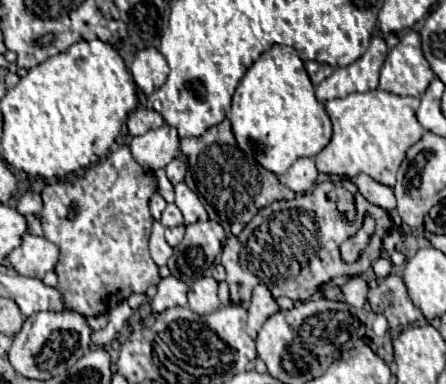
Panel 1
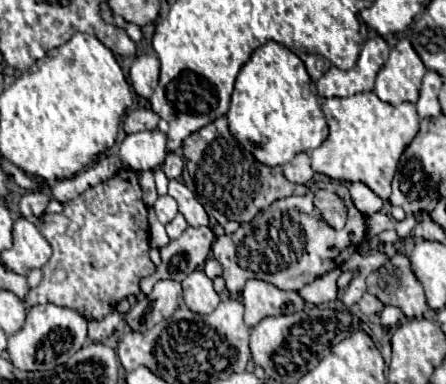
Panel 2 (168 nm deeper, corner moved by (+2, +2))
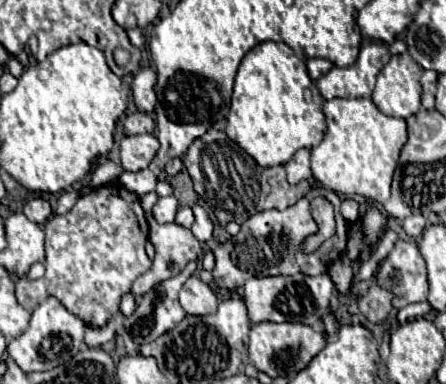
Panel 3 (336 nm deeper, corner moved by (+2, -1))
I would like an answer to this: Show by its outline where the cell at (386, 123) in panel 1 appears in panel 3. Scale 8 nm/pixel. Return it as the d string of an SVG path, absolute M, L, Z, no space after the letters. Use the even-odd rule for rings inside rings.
M331 99L323 103L323 113L327 117L327 133L323 141L311 149L311 171L315 179L327 187L337 191L337 195L363 195L379 205L383 205L389 199L389 187L391 187L393 171L399 159L399 151L407 141L407 129L405 121L397 117L383 115L371 99Z

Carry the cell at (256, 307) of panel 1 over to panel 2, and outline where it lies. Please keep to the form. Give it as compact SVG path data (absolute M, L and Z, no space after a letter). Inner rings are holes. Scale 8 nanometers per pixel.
M249 280L243 290L245 324L257 326L267 316L293 314L305 308L303 298L297 292L285 292L263 280Z

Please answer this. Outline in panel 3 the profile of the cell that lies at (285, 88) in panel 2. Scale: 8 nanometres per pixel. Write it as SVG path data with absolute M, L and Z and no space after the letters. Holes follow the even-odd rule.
M263 41L239 65L225 133L259 165L285 165L297 149L311 149L321 143L325 135L321 103L321 93L311 81L305 63L284 43Z

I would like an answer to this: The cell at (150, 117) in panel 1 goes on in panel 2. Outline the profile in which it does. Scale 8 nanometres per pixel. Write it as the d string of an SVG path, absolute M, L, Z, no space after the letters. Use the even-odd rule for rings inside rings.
M137 108L137 110L131 110L123 122L123 130L127 134L133 134L133 132L143 132L143 130L153 130L157 126L159 118L153 110L149 108Z

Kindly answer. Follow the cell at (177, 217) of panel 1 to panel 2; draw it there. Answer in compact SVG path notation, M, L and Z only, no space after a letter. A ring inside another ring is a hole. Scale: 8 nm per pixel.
M159 196L153 208L155 208L161 224L167 224L177 216L177 202L171 196Z

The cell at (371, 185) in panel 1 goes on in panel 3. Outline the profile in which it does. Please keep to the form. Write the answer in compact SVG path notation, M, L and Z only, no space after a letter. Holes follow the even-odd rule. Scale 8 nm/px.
M343 199L343 203L341 203L341 215L343 215L345 221L355 223L357 217L359 217L359 203L353 201L353 199Z

